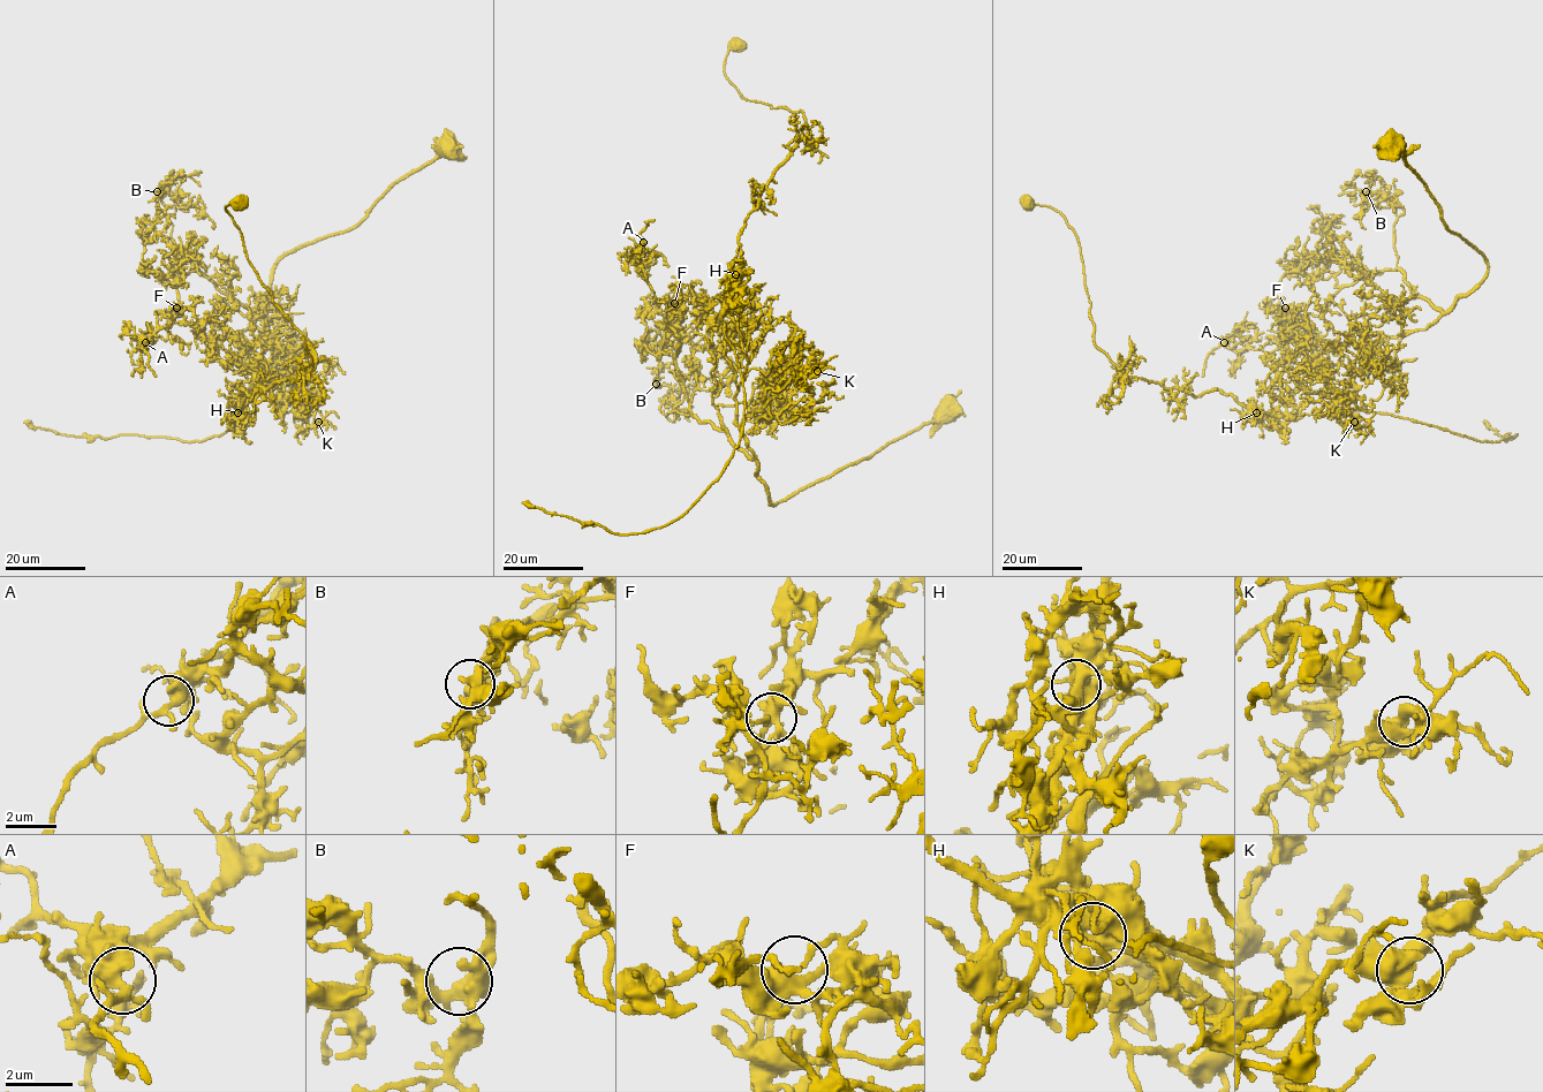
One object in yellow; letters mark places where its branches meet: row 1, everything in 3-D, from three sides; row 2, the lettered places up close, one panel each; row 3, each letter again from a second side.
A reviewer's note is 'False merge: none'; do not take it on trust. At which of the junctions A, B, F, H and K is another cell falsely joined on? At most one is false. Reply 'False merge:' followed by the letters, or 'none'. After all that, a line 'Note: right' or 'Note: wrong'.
False merge: H
Note: wrong

